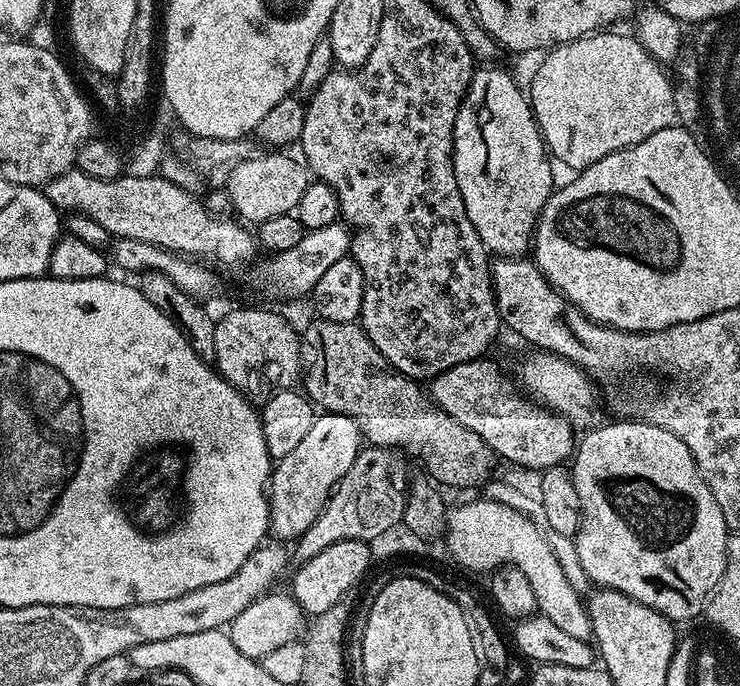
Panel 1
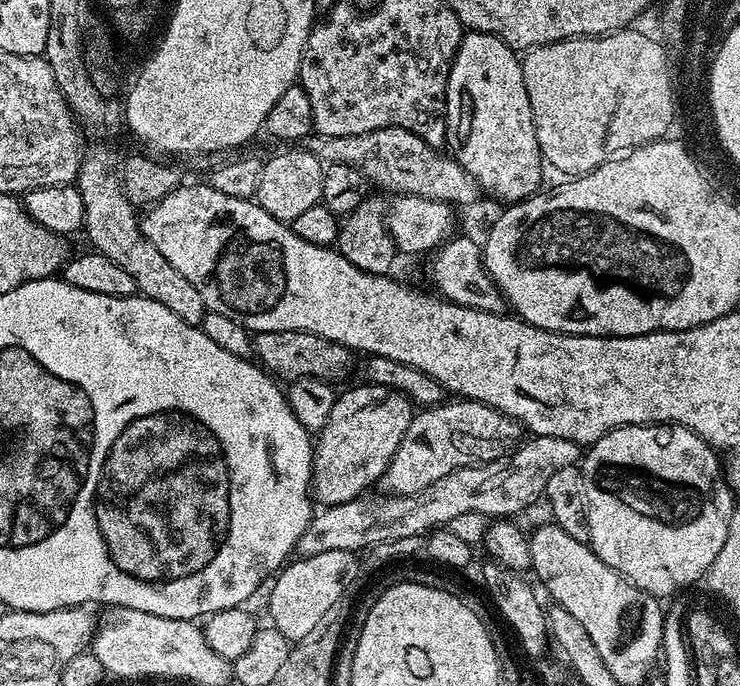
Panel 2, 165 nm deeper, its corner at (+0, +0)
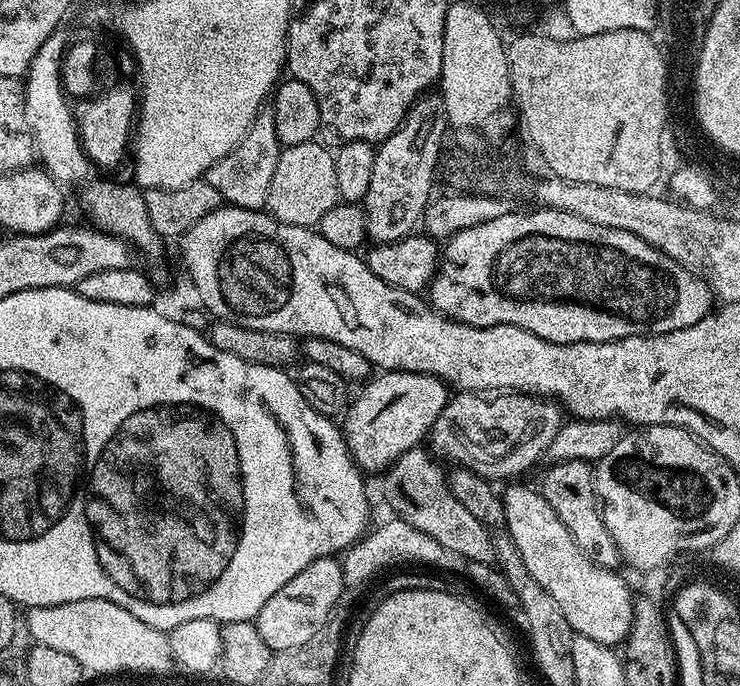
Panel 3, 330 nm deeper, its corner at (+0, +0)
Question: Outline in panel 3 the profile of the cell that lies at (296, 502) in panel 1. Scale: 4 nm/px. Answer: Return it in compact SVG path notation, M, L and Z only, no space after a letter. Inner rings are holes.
M381 371L361 388L343 413L342 431L350 454L365 474L383 473L406 450L423 445L450 399L449 385L421 372Z

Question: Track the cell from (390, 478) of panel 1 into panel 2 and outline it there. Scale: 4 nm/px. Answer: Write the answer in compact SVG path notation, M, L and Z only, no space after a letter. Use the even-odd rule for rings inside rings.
M463 398L455 401L457 404L447 404L441 402L435 406L425 407L417 411L412 417L412 422L394 458L389 462L387 470L382 477L383 491L393 496L409 496L418 494L426 490L426 486L434 486L438 478L446 478L459 468L465 468L471 464L489 464L496 460L496 450L504 444L508 444L514 438L522 438L522 425L517 420L510 419L506 414L502 414L497 408L486 406L477 400L465 400Z

